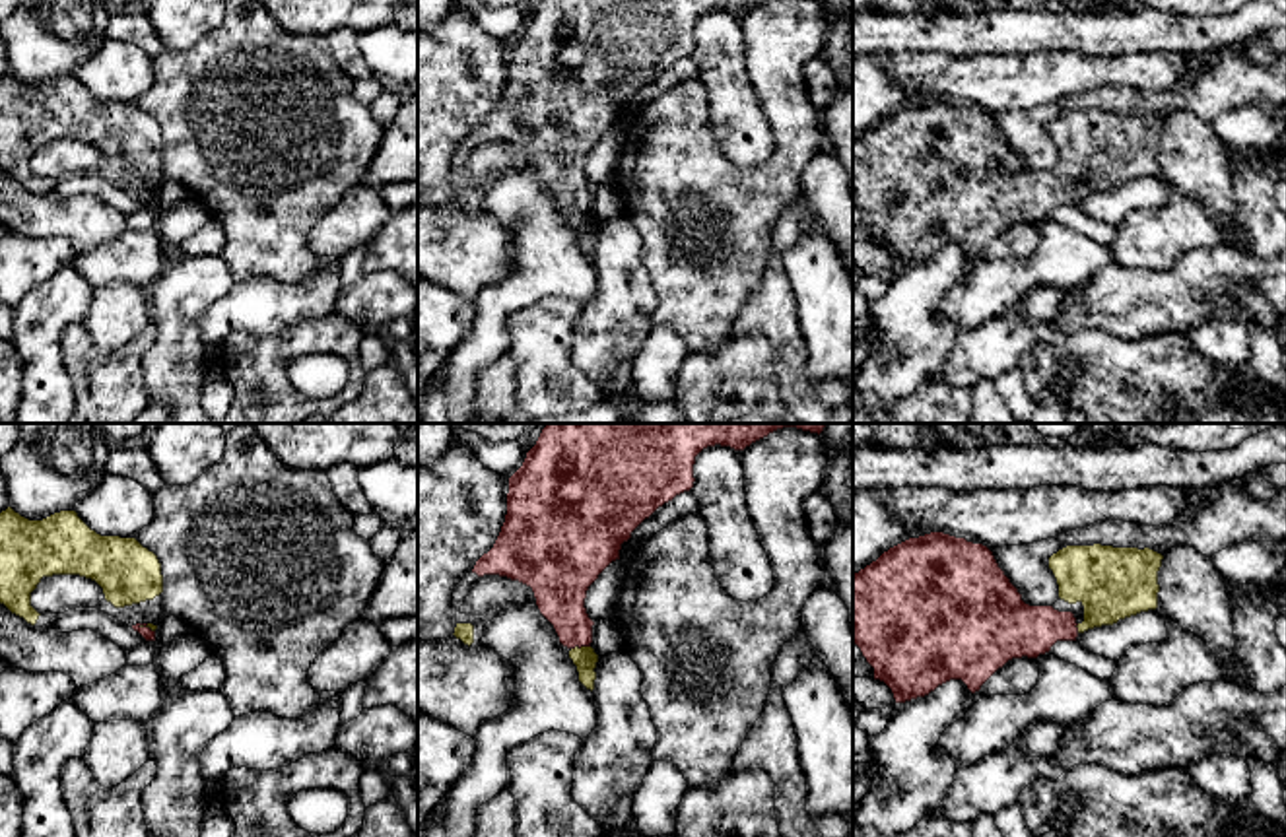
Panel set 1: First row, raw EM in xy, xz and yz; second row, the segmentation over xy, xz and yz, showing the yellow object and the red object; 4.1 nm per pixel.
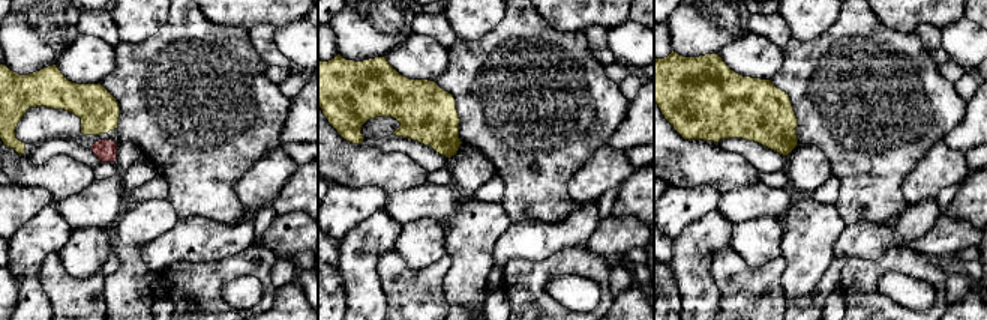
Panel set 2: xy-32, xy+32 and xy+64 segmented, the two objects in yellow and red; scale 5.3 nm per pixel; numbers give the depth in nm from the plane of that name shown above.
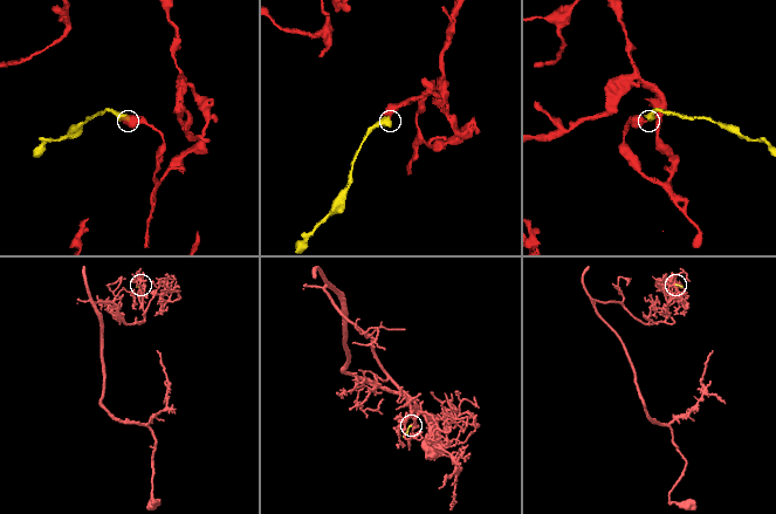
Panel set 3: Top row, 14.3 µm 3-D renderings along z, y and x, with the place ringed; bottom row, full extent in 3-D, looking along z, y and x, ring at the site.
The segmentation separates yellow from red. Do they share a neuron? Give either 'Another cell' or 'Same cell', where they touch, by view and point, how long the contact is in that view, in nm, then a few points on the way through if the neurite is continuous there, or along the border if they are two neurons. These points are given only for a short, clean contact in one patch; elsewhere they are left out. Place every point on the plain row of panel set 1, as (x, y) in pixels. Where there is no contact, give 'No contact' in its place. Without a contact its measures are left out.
Same cell. Touches yellow at xz (577, 212). Shared border 80 nm. Path across: xz (585, 224), (577, 212), (560, 156)

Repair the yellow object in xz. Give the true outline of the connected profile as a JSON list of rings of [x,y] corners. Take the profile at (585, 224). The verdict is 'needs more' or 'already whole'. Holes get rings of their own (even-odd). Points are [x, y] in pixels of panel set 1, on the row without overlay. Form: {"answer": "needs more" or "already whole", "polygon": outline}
{"answer": "needs more", "polygon": [[[540,0],[523,31],[509,43],[507,80],[493,113],[472,138],[499,140],[532,153],[540,179],[554,190],[559,208],[569,214],[579,247],[594,254],[598,219],[591,212],[592,190],[585,173],[589,151],[616,124],[622,109],[659,72],[694,52],[695,21],[707,12],[744,16],[767,0]]]}

